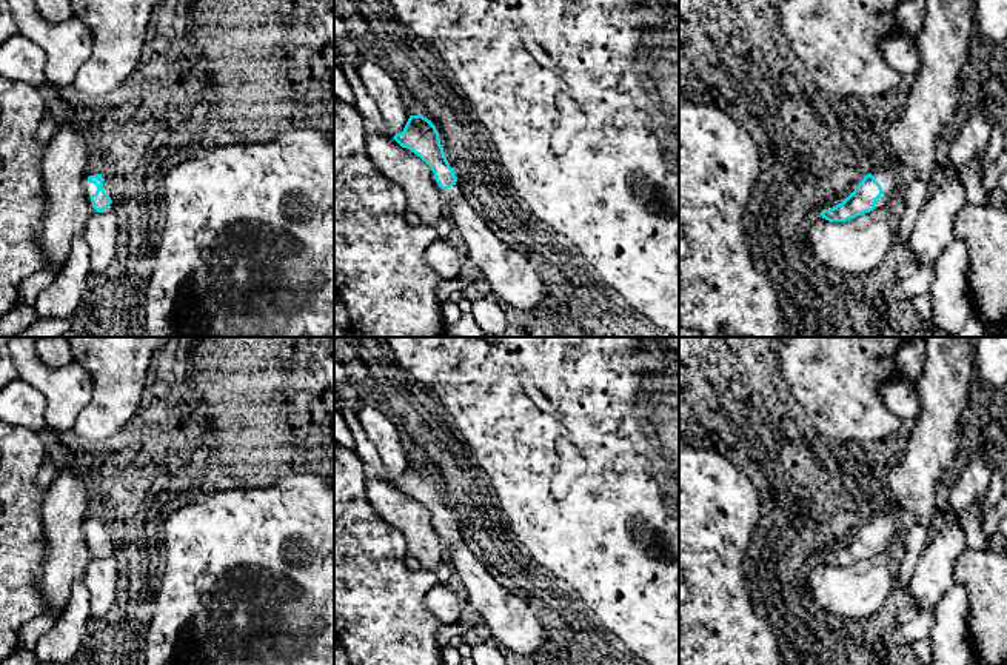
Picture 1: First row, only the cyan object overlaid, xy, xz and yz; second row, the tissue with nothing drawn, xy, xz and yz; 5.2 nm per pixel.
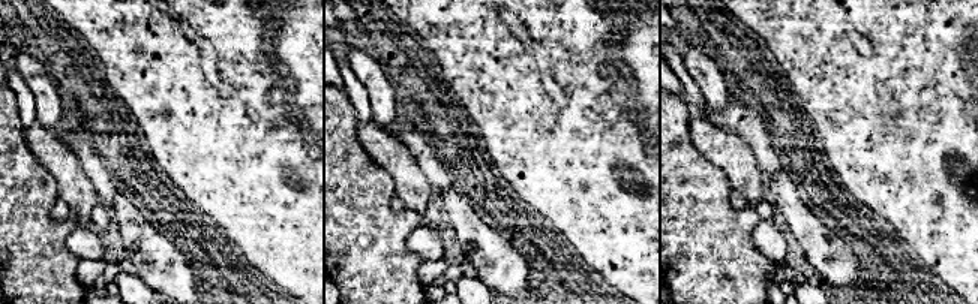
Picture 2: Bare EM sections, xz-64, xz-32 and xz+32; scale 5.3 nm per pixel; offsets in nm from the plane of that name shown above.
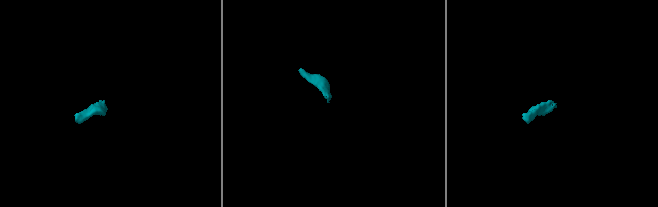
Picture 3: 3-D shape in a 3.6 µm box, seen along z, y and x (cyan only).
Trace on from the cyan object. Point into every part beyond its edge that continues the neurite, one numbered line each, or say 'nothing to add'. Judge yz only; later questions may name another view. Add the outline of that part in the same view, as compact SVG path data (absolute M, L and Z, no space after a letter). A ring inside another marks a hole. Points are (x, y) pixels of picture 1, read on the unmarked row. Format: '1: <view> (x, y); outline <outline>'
1: yz (887, 522); outline M890 510L887 513L878 514L872 519L875 525L881 530L884 539L876 545L875 553L879 553L890 546L892 537L899 528L899 511Z

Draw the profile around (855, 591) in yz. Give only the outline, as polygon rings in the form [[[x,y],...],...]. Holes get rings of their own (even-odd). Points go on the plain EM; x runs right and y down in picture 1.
[[[893,543],[847,566],[816,563],[807,580],[807,597],[838,620],[865,619],[884,608],[895,591],[904,546]]]

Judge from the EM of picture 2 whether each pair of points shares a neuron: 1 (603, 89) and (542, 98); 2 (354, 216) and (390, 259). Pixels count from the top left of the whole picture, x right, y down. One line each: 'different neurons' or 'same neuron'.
1: same neuron
2: same neuron

